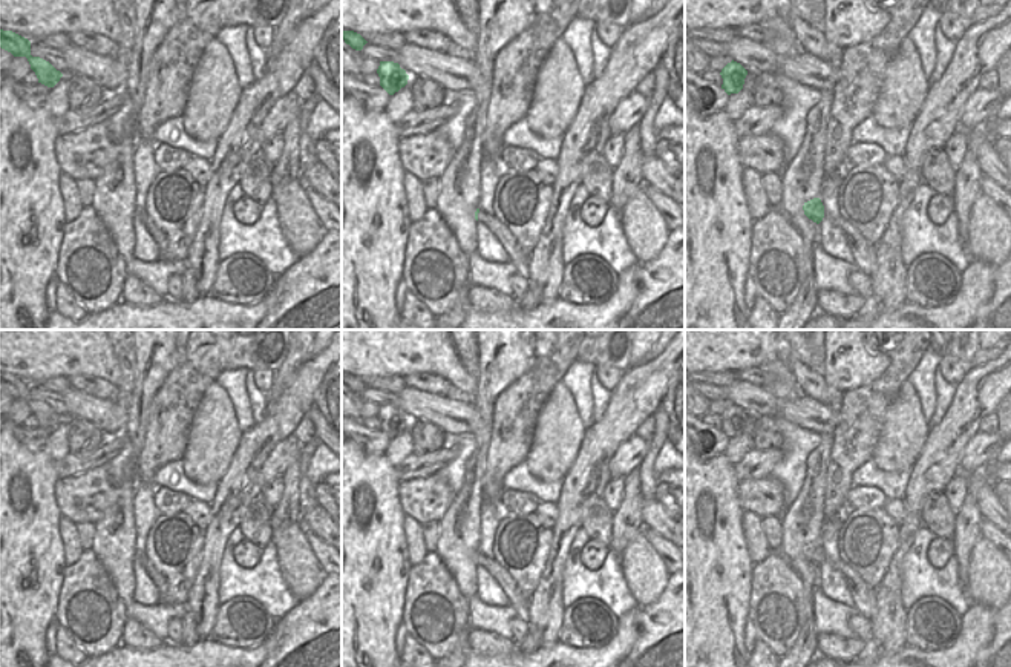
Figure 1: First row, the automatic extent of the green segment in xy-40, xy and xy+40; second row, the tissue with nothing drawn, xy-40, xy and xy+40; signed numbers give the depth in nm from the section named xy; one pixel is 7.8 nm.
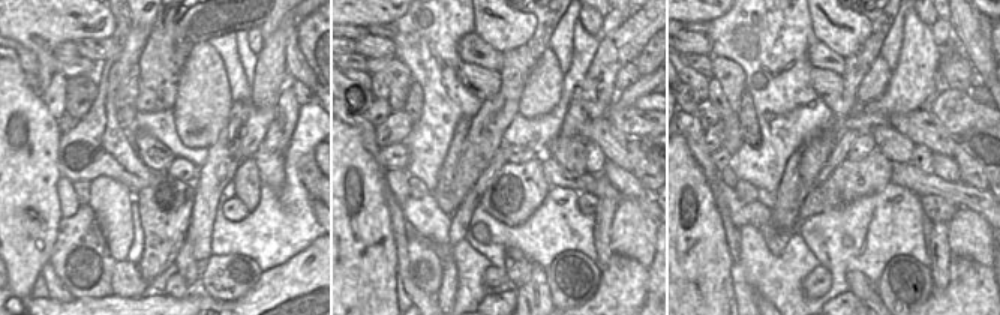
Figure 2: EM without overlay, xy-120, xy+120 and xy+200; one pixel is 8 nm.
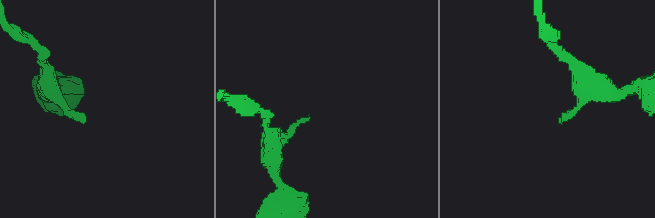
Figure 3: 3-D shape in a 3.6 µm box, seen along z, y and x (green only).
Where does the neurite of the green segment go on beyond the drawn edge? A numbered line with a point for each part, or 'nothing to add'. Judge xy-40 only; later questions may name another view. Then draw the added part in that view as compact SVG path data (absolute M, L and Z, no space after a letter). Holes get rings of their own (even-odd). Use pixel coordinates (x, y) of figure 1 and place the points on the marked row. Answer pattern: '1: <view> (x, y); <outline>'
nothing to add

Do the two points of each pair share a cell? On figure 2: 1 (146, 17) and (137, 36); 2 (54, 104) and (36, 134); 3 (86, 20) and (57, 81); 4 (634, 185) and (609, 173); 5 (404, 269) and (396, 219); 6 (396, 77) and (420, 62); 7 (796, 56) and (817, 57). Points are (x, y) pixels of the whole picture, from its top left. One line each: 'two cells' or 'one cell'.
1: two cells
2: two cells
3: two cells
4: one cell
5: one cell
6: two cells
7: two cells

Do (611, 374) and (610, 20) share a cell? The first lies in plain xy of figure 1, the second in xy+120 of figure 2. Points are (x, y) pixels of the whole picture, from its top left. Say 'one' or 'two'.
two

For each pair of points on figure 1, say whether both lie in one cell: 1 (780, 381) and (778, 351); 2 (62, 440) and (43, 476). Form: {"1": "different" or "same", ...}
{"1": "different", "2": "different"}

